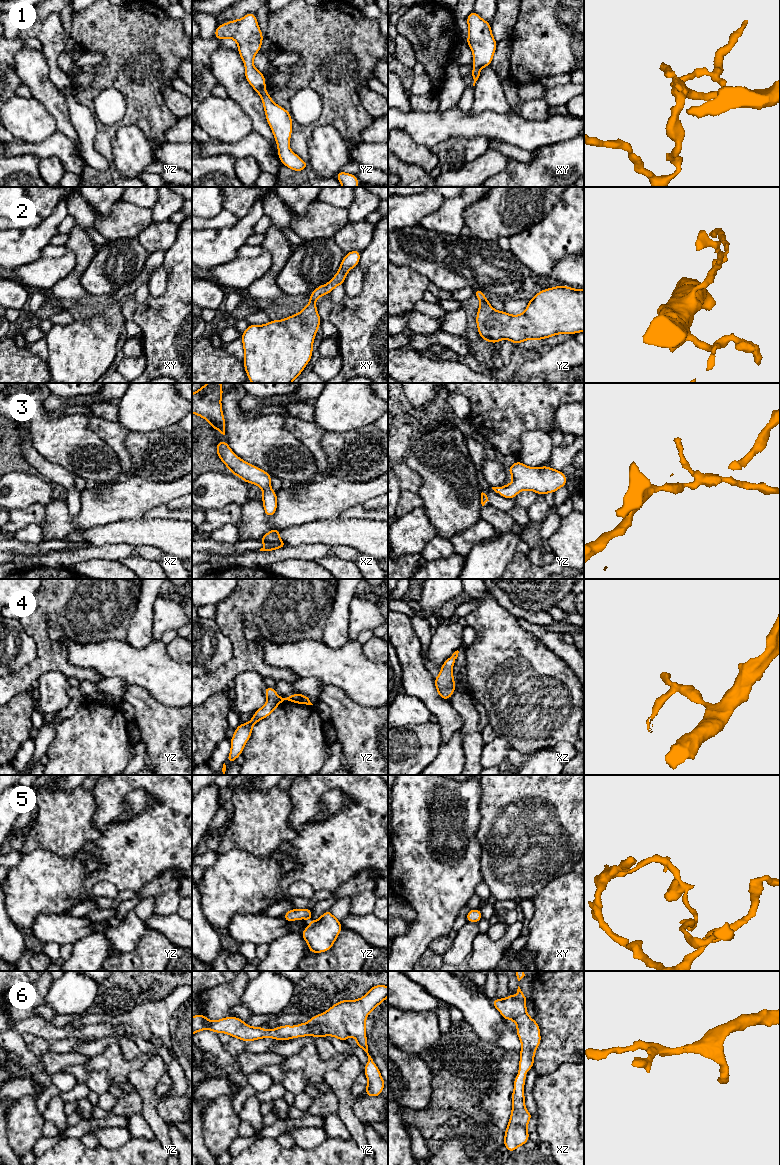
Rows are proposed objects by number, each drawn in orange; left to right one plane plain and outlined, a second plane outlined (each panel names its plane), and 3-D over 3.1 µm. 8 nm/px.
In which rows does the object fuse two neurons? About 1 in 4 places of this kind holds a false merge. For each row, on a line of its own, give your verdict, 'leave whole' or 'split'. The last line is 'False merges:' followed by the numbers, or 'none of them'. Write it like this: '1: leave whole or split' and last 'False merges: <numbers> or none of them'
1: leave whole
2: leave whole
3: leave whole
4: leave whole
5: leave whole
6: leave whole
False merges: none of them

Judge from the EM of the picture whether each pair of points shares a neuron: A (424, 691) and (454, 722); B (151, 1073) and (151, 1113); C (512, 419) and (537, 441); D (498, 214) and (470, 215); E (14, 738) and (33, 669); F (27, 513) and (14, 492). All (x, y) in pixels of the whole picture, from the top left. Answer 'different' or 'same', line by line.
A: same
B: same
C: different
D: same
E: different
F: different

